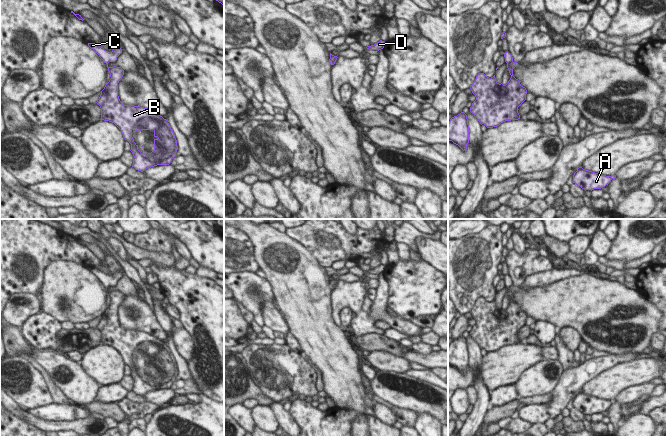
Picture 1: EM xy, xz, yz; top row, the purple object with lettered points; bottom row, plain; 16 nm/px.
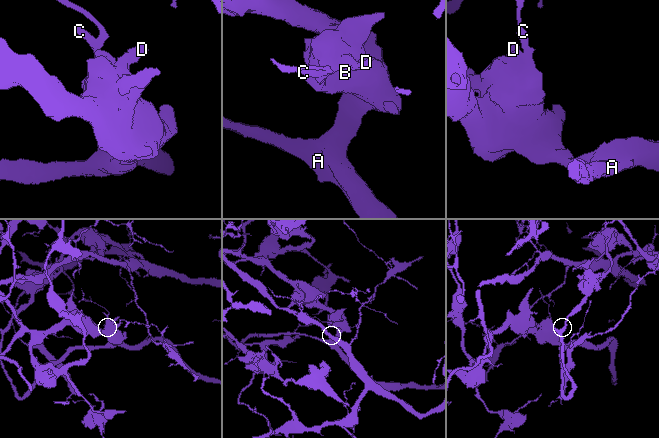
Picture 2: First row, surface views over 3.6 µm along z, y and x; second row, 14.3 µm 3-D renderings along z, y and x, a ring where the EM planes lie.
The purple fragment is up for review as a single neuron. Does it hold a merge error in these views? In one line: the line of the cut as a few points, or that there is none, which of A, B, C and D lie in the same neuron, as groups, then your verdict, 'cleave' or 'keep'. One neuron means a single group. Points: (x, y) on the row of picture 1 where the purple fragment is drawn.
cut yz (512, 60), (507, 64); groups A B D / C; cleave

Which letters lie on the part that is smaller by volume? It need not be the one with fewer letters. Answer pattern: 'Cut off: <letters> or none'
Cut off: C.

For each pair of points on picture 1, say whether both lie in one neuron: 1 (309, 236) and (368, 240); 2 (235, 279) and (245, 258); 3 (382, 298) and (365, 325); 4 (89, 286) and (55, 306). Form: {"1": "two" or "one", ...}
{"1": "one", "2": "two", "3": "two", "4": "one"}

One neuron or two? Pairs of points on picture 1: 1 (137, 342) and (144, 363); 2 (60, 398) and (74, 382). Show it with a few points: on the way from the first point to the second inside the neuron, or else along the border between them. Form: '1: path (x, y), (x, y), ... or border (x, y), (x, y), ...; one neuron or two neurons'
1: path (137, 347), (144, 354), (144, 358); one neuron
2: border (49, 376), (68, 397); two neurons

